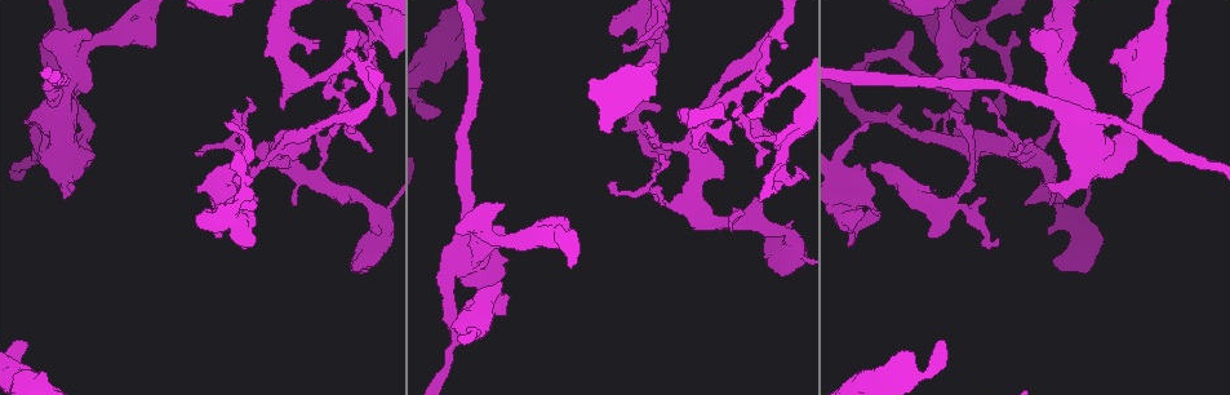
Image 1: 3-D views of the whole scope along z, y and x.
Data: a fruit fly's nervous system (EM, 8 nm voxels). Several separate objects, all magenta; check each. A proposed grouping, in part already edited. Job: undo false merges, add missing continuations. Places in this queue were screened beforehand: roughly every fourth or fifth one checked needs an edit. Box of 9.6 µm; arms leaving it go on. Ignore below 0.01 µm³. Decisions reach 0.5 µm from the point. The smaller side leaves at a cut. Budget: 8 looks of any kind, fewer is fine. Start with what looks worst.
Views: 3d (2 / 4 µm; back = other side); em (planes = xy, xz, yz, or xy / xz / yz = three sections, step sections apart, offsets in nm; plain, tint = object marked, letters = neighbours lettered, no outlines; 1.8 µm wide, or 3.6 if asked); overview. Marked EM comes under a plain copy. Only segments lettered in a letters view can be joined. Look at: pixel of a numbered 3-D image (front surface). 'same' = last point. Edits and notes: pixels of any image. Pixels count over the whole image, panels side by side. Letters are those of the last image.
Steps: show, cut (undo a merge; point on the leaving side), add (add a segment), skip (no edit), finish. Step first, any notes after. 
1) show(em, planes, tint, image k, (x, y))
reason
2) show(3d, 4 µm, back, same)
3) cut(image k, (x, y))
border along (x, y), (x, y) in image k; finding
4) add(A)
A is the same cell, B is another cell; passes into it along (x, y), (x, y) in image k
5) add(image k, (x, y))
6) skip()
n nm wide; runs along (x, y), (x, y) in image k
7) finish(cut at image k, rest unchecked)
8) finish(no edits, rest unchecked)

show(em, planes, letters, image 1, (845, 177))
sharp bend

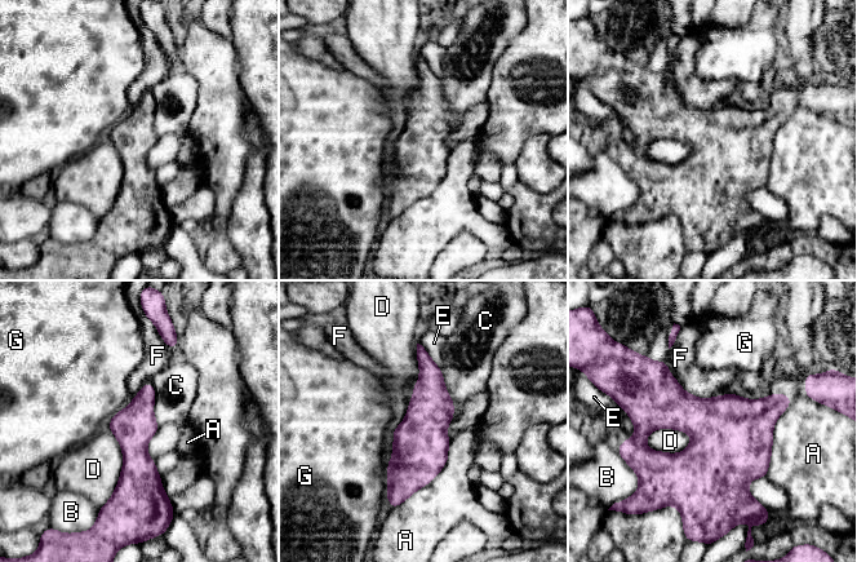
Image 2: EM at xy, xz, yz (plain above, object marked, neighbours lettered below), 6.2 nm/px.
skip()
A touches over 600 nm; A, B, C, D, E, F and G are other cells; border along (692, 437), (679, 452), (644, 443) in image 2; continuous, no second neuron

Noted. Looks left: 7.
show(em, planes, tint, image 1, (1138, 84))
two arms in line, one across

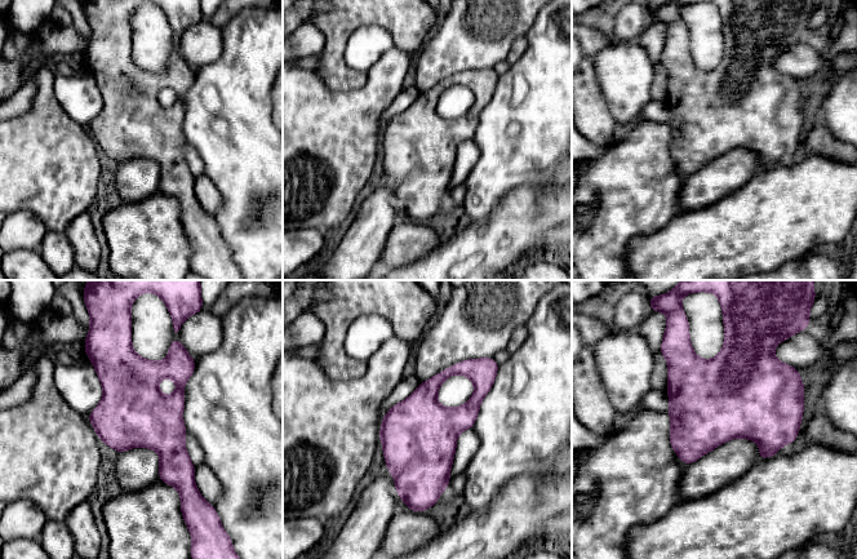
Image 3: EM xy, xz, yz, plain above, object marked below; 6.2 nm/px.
show(em, planes, letters, same)
see the neighbours

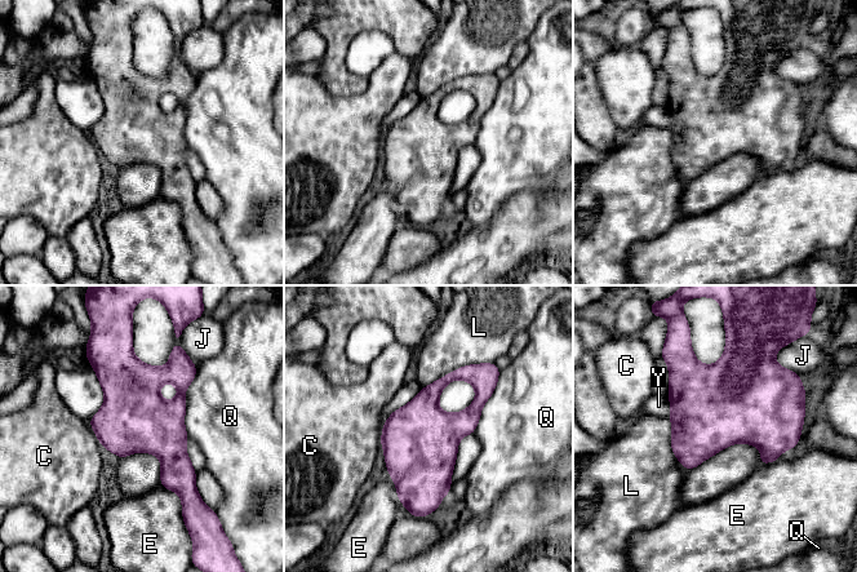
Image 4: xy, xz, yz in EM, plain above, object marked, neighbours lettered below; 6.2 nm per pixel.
skip()
C, E, J, L, Q and Y are other cells; continuous, no second neuron

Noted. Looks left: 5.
show(em, planes, letters, image 1, (938, 345))
branch stops here

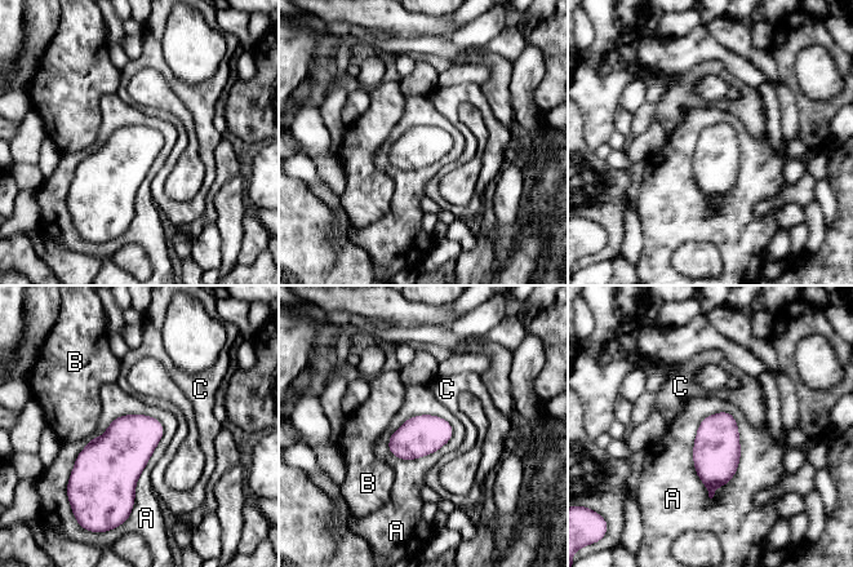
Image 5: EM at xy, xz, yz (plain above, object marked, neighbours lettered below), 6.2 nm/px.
skip()
A, B and C are other cells; border along (728, 411), (740, 463), (710, 499) in image 5; none of them fits

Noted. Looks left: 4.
finish(no edits, rest unchecked)

